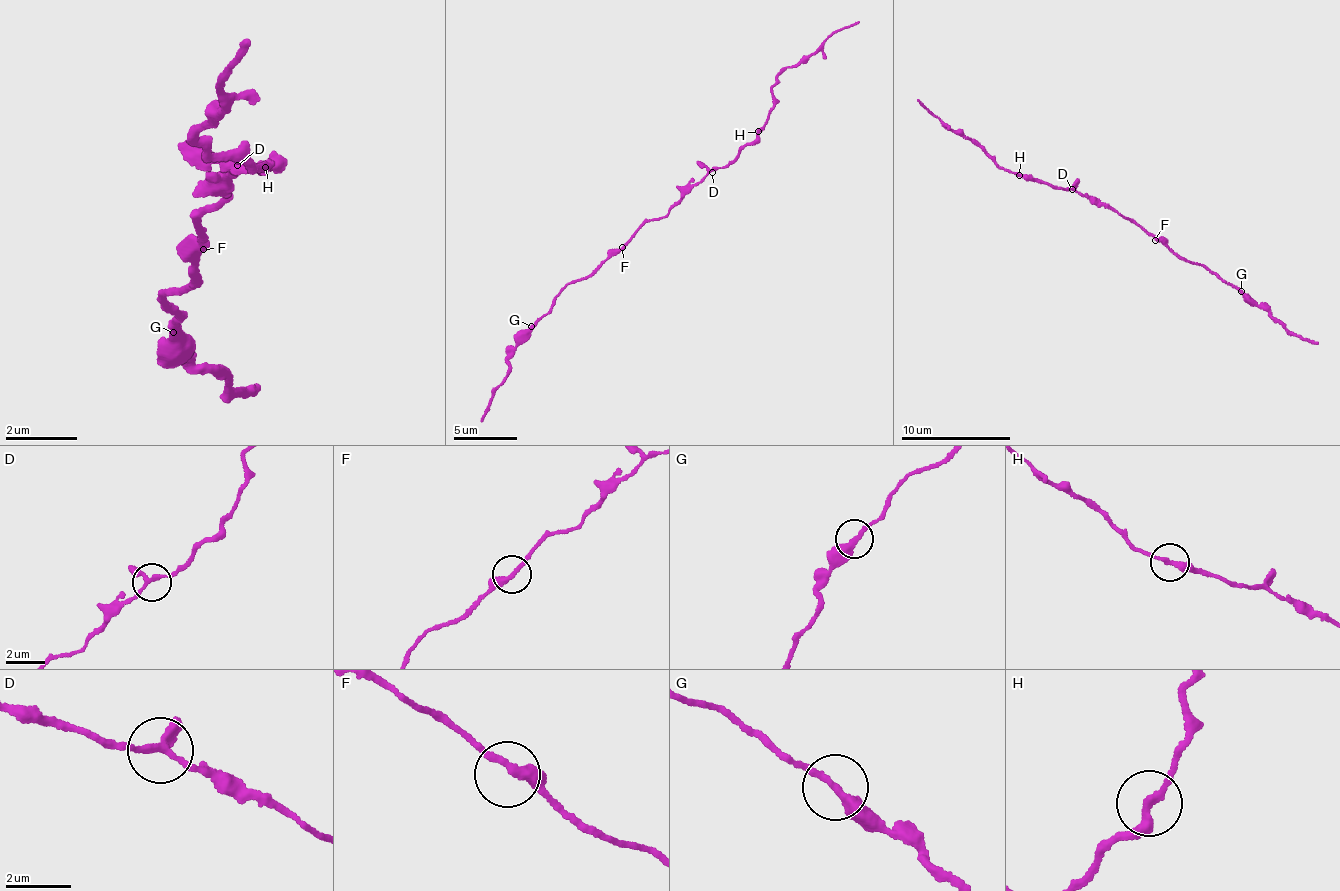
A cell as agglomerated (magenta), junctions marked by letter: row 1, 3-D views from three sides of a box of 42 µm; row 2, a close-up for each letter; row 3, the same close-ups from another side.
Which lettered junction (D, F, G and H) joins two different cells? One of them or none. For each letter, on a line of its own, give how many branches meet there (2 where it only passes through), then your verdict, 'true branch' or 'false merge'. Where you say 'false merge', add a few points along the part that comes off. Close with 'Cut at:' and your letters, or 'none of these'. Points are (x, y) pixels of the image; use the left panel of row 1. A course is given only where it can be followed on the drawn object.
D: branches 3; true branch
F: branches 2; true branch
G: branches 2; true branch
H: branches 2; false merge; course (265, 164), (247, 173), (194, 144), (246, 42)
Cut at: H

